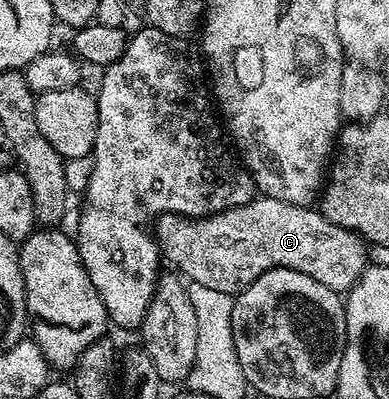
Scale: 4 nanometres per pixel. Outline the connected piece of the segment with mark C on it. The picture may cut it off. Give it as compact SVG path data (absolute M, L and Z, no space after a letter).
M260 195L248 204L209 216L181 216L166 212L153 224L159 251L176 264L188 281L213 290L238 294L274 268L292 268L317 278L329 290L346 294L368 267L368 245L363 237L329 222L311 206L281 202Z

